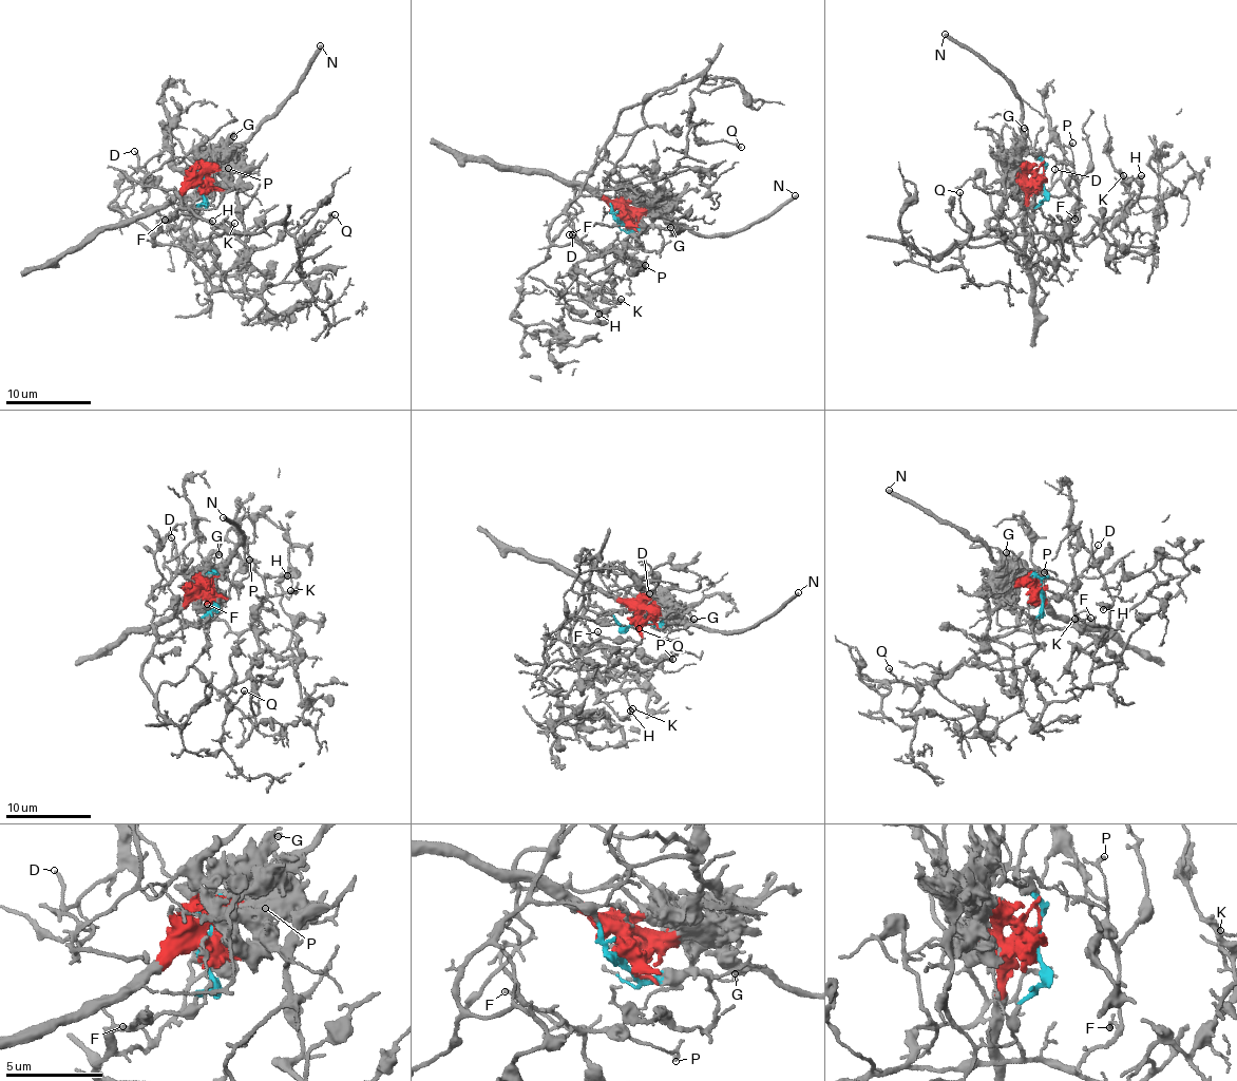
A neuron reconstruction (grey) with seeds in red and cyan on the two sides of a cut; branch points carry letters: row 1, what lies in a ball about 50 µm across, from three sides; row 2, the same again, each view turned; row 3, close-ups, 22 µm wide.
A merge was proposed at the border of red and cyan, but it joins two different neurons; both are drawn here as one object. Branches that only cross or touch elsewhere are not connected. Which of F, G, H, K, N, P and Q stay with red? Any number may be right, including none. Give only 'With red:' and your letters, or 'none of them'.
With red: G, N

